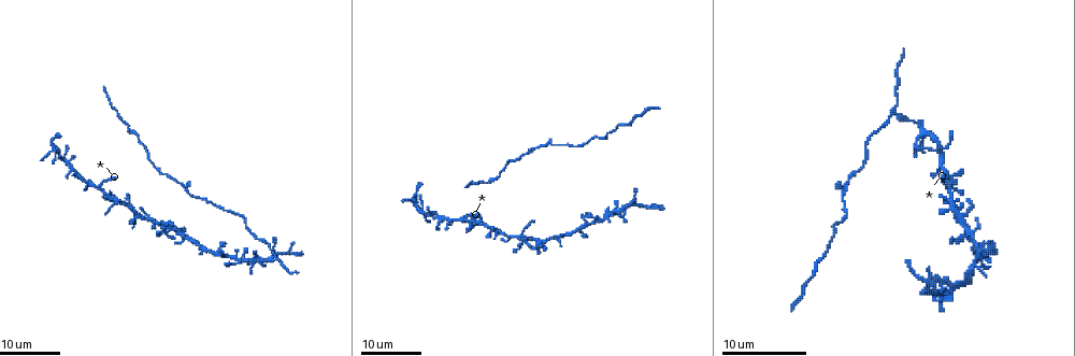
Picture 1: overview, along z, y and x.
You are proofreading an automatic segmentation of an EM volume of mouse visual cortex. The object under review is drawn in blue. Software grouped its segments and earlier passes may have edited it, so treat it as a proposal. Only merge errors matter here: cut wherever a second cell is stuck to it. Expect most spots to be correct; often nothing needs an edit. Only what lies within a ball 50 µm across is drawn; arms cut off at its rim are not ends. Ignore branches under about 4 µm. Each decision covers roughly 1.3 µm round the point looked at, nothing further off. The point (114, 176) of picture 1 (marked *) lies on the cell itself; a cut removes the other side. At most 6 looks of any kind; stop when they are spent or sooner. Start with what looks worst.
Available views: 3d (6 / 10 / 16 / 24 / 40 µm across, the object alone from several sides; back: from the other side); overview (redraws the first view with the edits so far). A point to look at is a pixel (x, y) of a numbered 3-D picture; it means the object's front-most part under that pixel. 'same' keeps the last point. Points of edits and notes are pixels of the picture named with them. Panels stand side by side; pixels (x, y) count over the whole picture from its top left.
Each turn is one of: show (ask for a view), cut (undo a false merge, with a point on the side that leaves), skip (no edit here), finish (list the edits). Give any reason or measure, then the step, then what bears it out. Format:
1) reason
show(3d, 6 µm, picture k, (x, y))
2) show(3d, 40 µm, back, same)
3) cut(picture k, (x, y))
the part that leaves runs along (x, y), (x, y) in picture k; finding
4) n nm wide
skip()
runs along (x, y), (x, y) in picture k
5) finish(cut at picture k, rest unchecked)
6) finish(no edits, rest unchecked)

four or more arms meet
show(3d, 24 µm, picture 1, (525, 240))

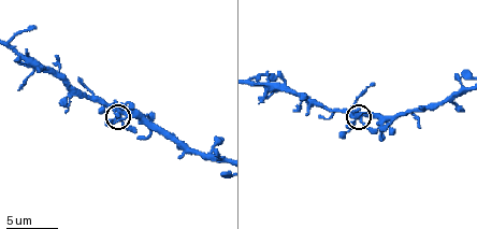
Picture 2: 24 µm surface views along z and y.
show(3d, 10 µm, picture 2, (359, 112))

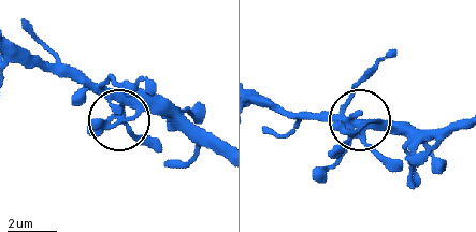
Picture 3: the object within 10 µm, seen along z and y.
4 arms
skip()
runs along (20, 46), (83, 75), (148, 147) in picture 3; one cell here

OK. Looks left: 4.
show(3d, 24 µm, picture 1, (842, 197))

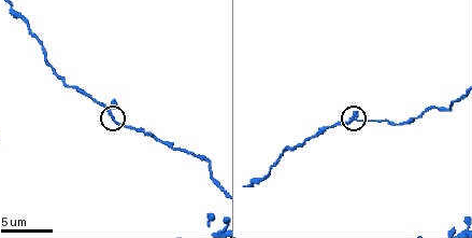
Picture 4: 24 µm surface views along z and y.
closer look
show(3d, 6 µm, picture 4, (111, 117))

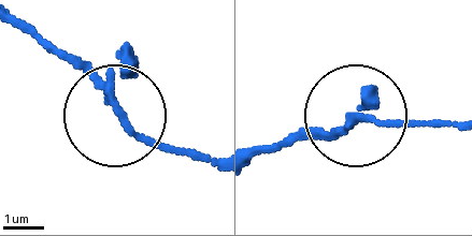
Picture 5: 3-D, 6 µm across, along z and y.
3 arms
skip()
continuous, no second cell

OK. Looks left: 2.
side arm on a straight run
show(3d, 16 µm, picture 1, (461, 218))

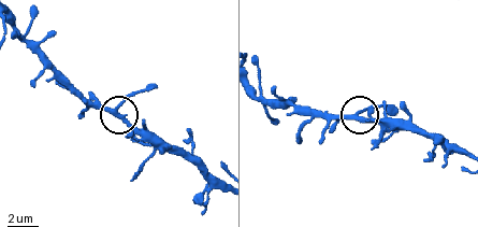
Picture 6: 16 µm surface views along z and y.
closer look
show(3d, 6 µm, picture 6, (115, 116))

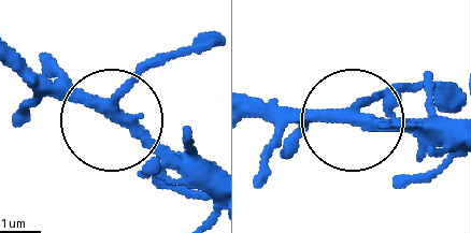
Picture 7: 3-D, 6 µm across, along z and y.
side arm 16 µm
skip()
runs along (454, 82), (396, 85), (344, 122), (266, 122) in picture 7; one cell here

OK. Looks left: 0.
finish(no edits, rest unchecked)

